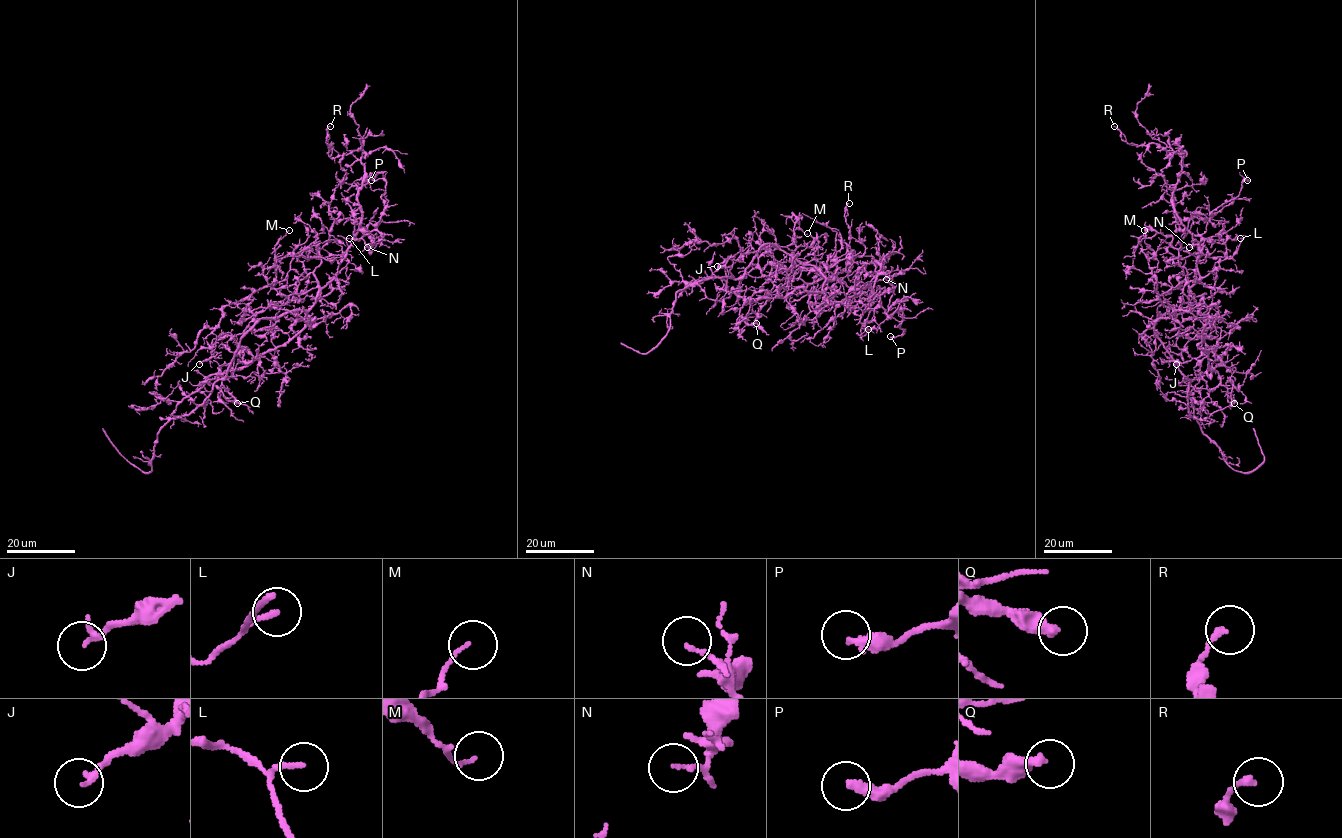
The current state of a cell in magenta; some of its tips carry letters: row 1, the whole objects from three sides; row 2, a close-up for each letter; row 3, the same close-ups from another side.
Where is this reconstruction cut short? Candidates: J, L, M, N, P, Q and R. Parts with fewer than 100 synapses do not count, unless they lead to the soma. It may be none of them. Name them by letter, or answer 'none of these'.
none of these

